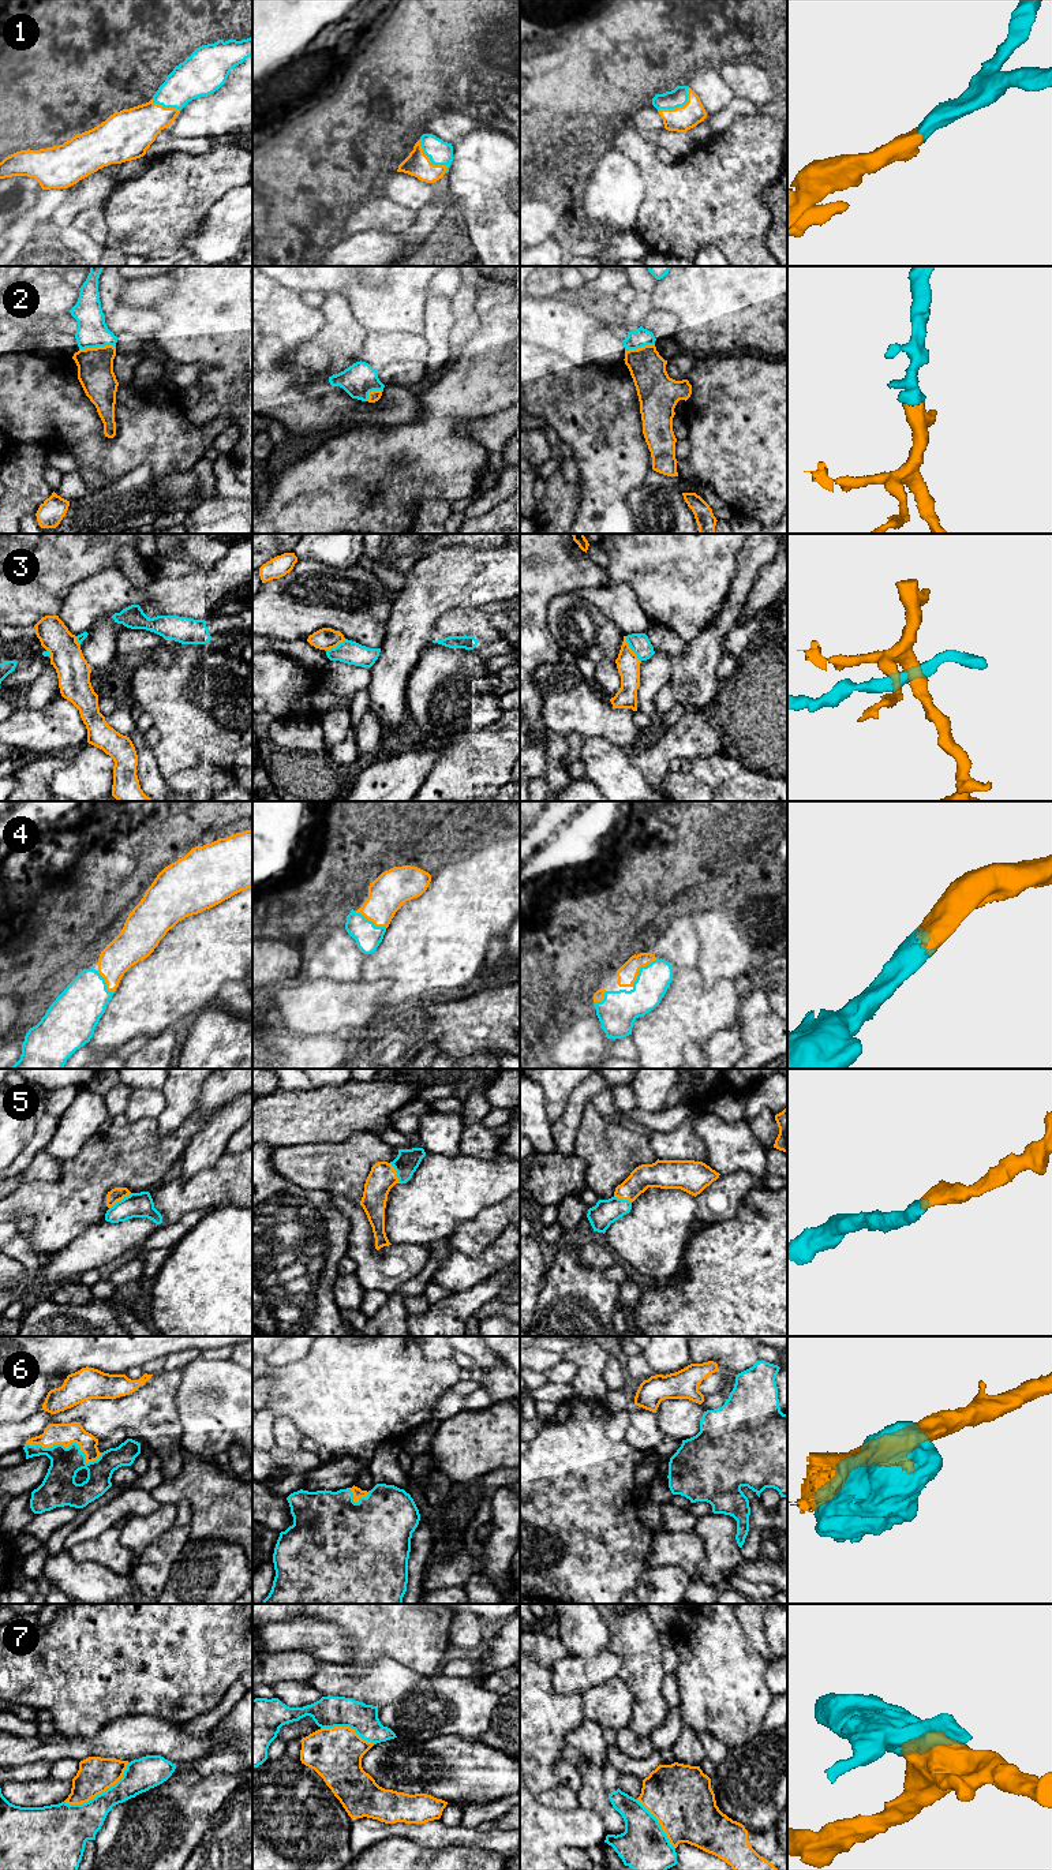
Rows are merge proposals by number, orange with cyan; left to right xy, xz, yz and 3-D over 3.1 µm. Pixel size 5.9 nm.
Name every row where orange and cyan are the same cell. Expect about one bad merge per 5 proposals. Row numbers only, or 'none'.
1, 2, 4, 5, 6

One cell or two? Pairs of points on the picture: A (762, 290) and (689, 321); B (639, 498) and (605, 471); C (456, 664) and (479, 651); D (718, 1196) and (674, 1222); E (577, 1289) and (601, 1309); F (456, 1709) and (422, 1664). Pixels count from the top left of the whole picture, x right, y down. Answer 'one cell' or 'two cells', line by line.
A: one cell
B: two cells
C: two cells
D: two cells
E: one cell
F: two cells

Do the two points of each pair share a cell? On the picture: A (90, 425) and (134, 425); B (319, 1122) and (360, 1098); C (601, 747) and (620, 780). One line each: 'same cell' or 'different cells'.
A: same cell
B: same cell
C: same cell

